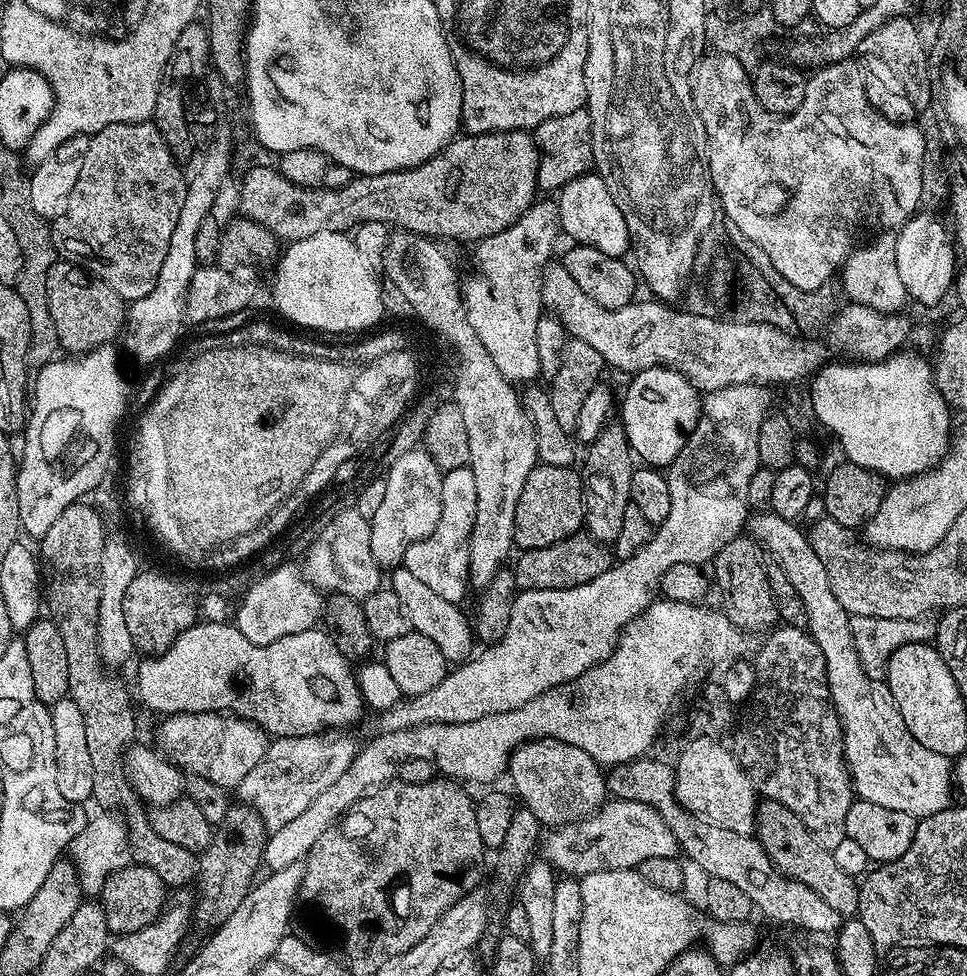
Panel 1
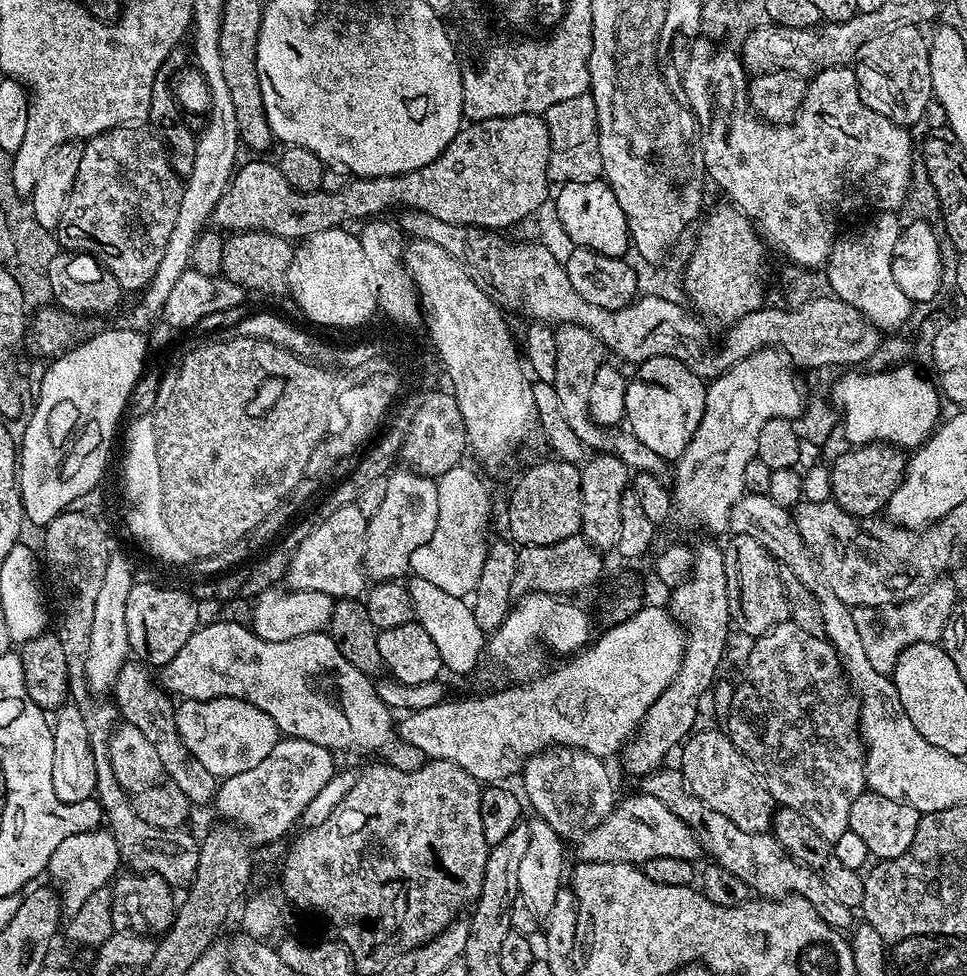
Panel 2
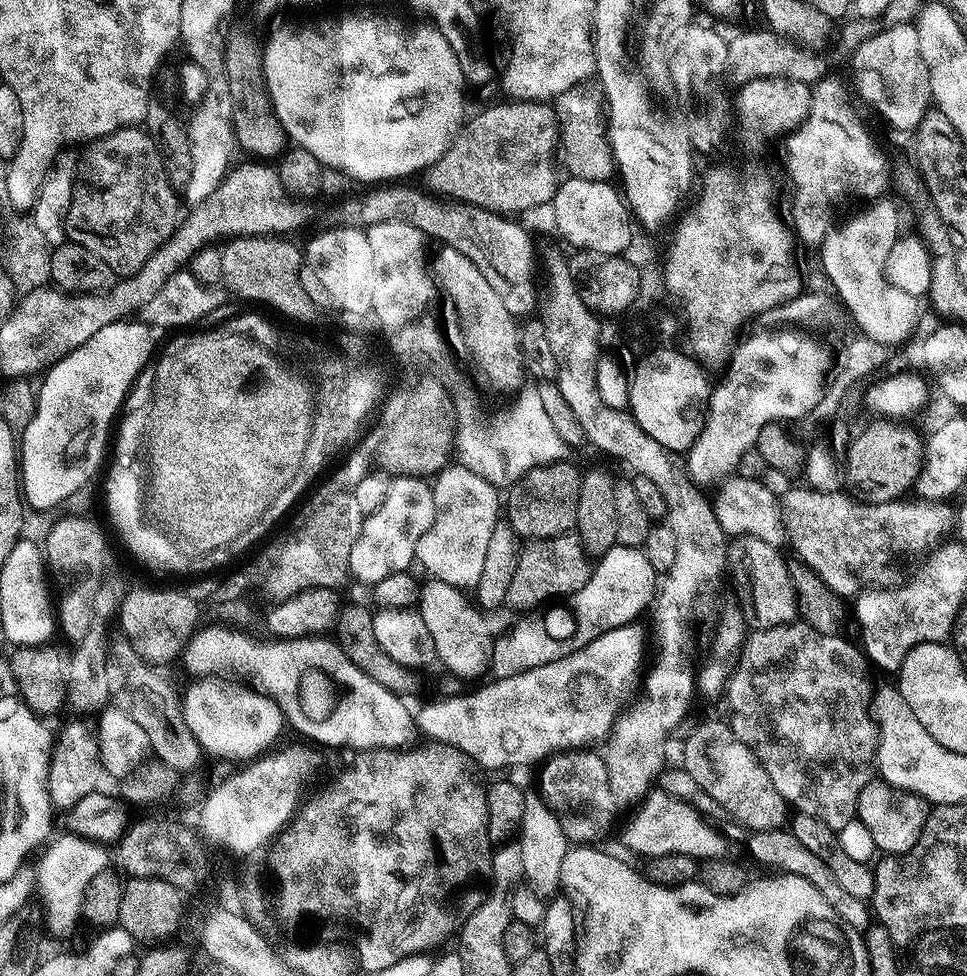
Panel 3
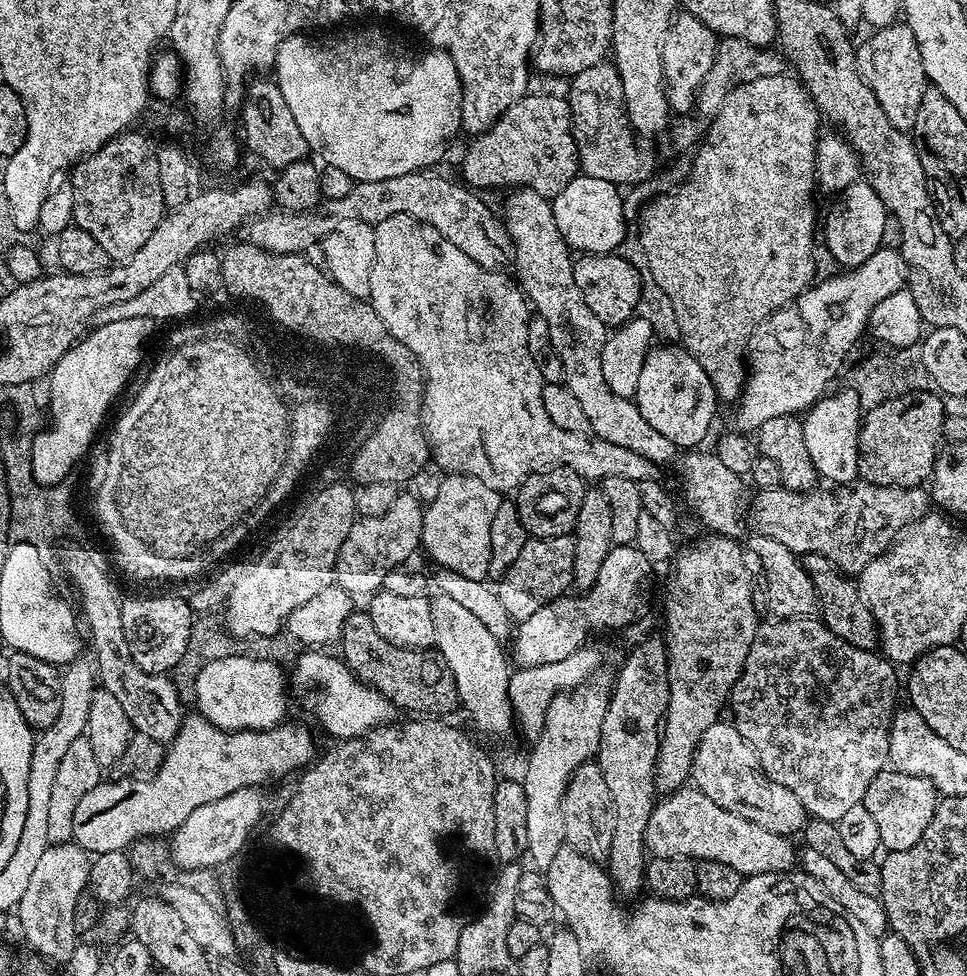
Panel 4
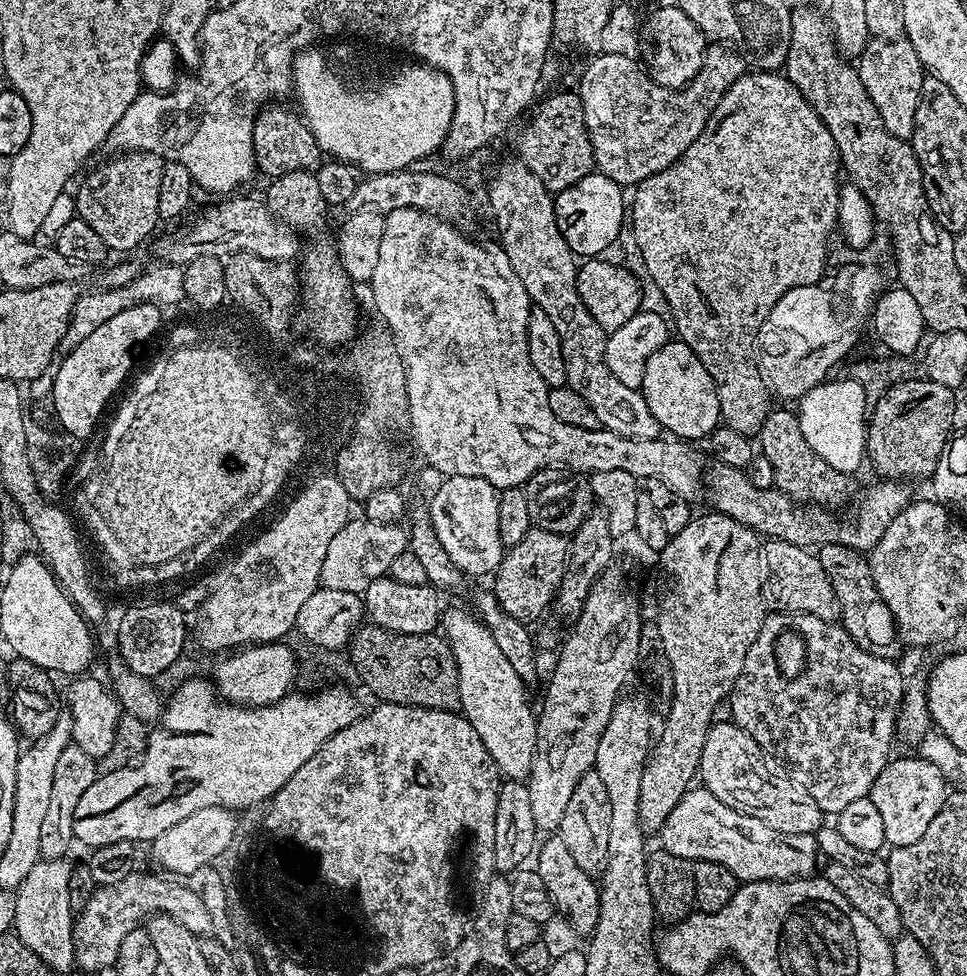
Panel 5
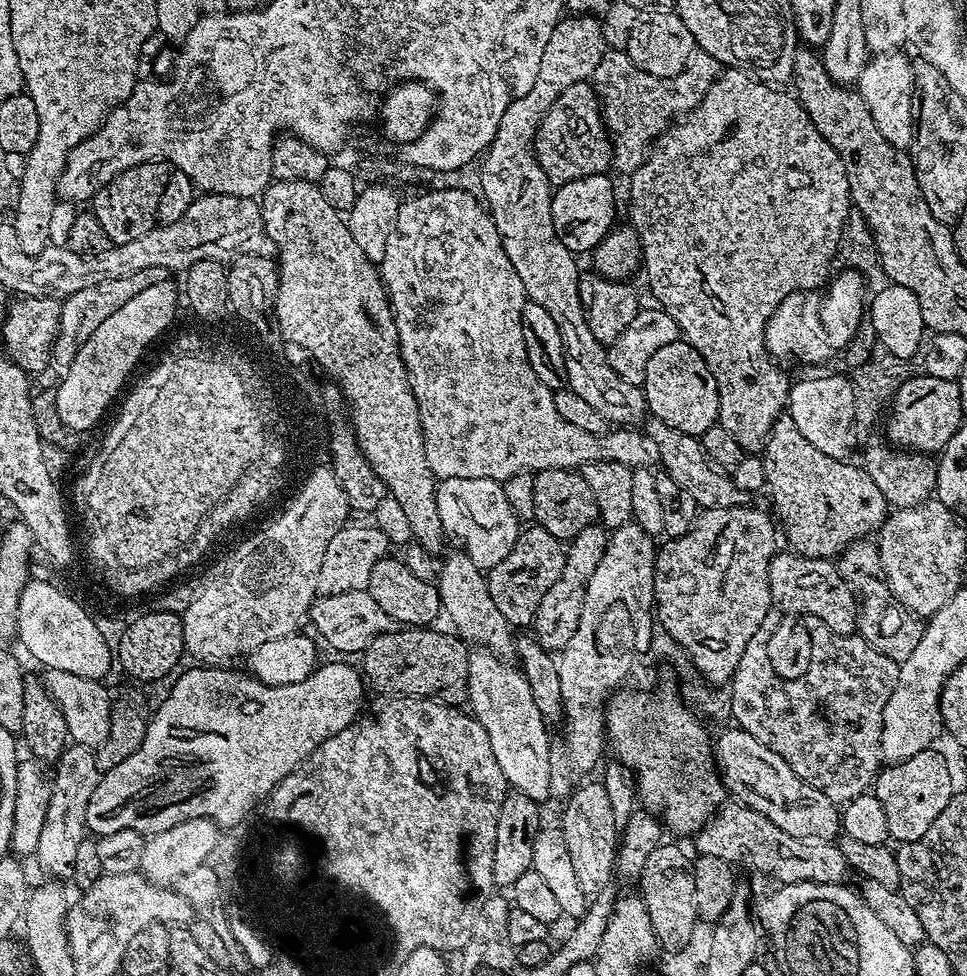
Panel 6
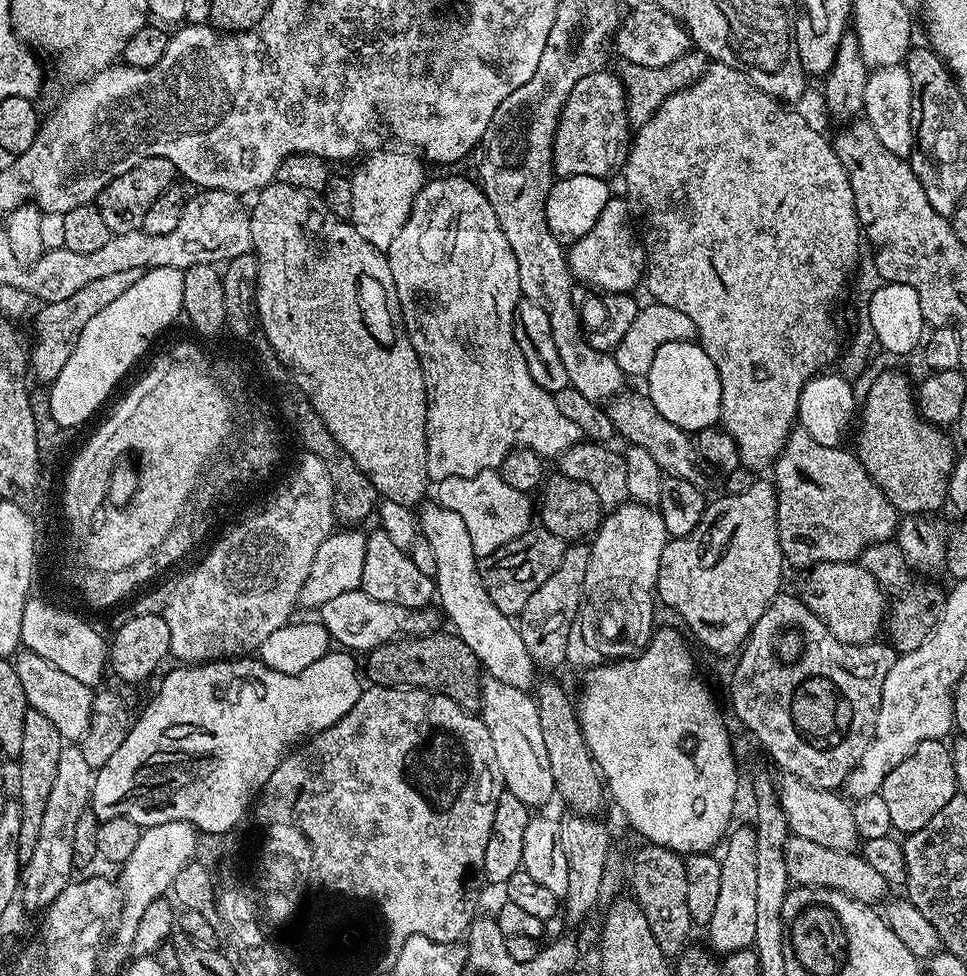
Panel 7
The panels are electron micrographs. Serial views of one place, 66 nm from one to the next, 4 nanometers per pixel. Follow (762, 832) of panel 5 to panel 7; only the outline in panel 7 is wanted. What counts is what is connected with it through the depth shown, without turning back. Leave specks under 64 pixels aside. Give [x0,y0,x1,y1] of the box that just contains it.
[784,835,889,905]

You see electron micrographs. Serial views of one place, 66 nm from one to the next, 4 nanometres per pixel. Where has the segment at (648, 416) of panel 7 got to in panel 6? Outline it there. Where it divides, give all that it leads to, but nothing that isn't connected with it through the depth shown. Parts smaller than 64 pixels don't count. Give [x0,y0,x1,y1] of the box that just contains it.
[646,418,745,509]

